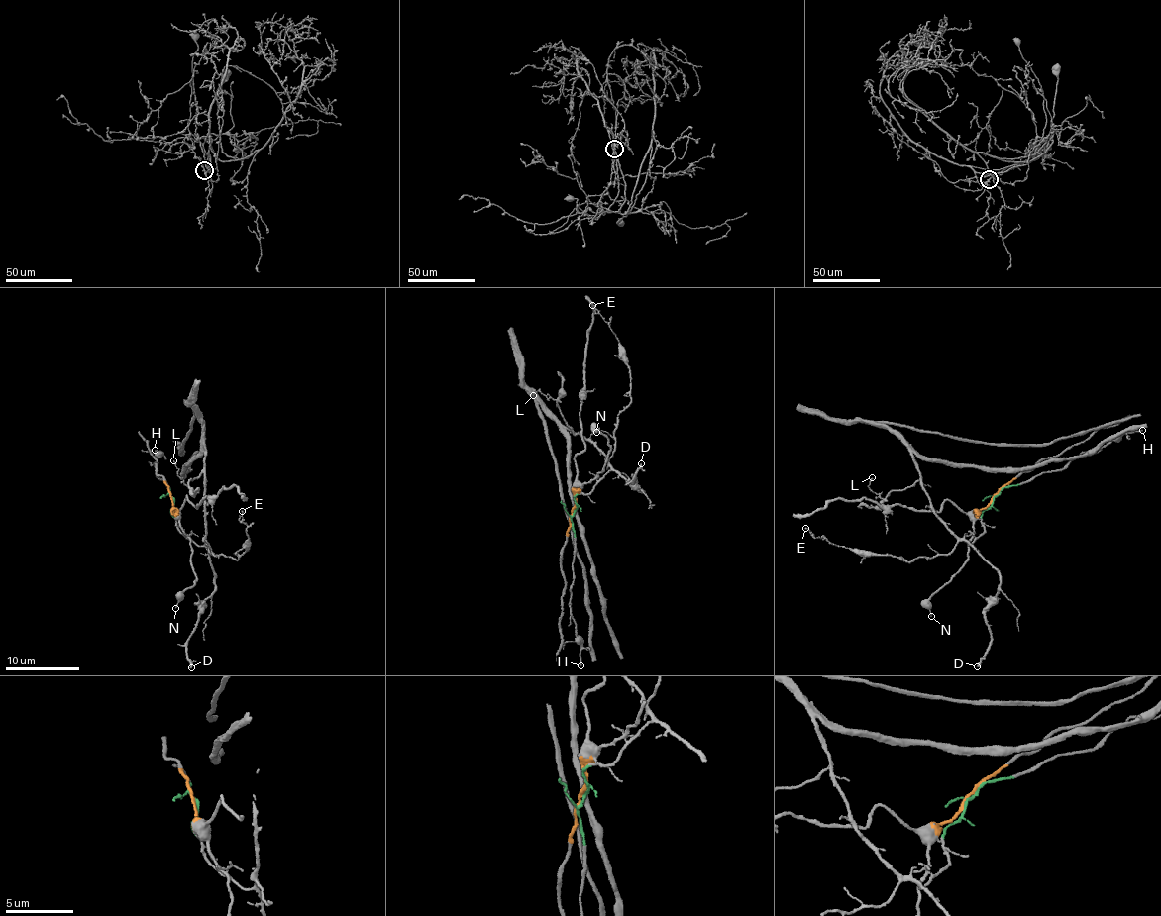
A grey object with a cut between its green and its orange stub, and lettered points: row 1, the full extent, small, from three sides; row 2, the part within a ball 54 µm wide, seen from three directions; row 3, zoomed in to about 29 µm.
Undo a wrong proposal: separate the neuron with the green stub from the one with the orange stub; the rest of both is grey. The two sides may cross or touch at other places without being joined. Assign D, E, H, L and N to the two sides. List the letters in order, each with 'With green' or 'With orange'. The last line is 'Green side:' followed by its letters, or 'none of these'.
D: With green
E: With green
H: With green
L: With green
N: With orange
Green side: D, E, H, L

